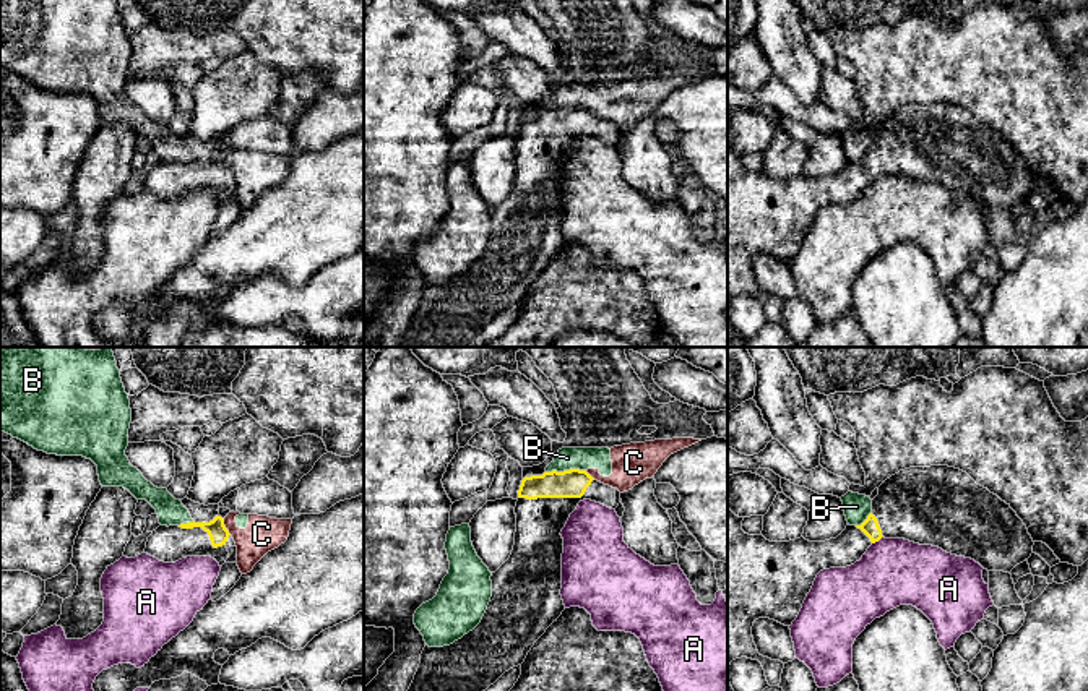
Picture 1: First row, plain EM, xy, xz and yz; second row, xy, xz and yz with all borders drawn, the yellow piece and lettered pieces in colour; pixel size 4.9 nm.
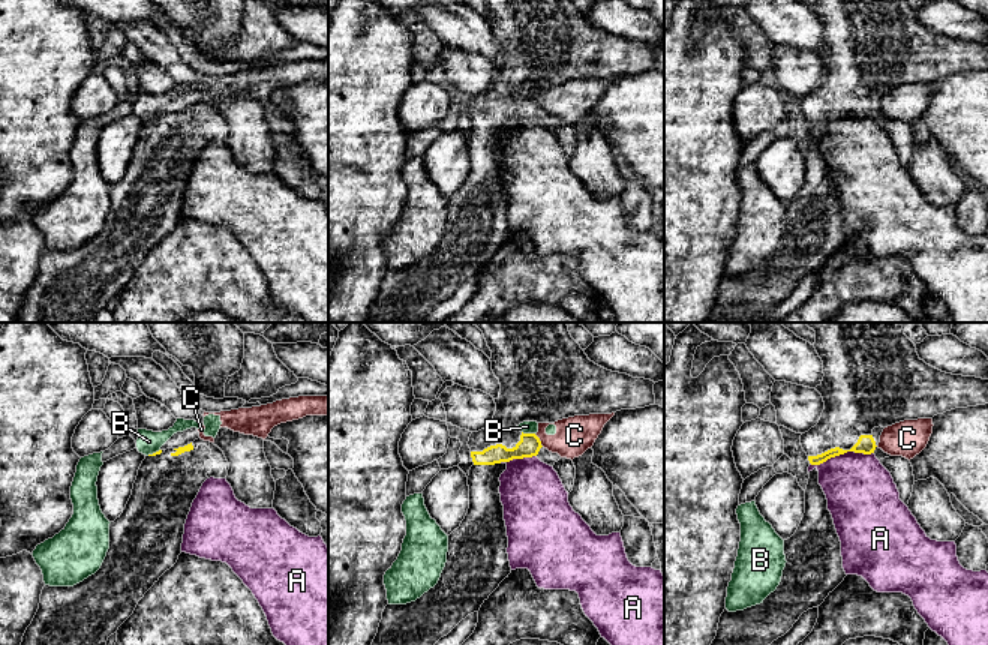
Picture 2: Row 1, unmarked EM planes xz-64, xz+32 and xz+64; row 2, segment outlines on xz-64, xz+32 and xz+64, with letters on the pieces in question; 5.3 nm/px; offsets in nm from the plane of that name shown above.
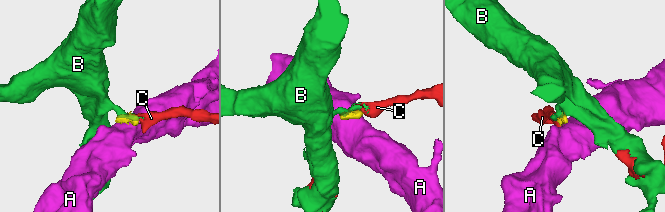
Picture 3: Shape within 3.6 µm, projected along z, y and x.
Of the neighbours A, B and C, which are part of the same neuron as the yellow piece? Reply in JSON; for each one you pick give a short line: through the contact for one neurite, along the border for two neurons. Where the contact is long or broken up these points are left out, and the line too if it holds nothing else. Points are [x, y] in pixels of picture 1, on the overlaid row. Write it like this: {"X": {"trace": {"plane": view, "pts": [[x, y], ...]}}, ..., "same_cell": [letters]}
{"same_cell": []}

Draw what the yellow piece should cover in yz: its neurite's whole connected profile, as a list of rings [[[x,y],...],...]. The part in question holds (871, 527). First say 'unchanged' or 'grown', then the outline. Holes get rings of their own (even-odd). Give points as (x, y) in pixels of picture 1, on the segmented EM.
grown | [[[948,466],[909,467],[892,475],[879,487],[867,519],[861,526],[848,524],[836,539],[825,542],[804,537],[770,542],[762,534],[745,534],[742,521],[727,506],[727,668],[740,657],[758,660],[770,686],[779,686],[784,663],[758,654],[752,636],[753,621],[770,618],[791,626],[820,571],[854,564],[882,537],[939,547],[974,560],[987,571],[1004,573],[1028,560],[1034,545],[1010,504],[978,485],[966,472]]]

